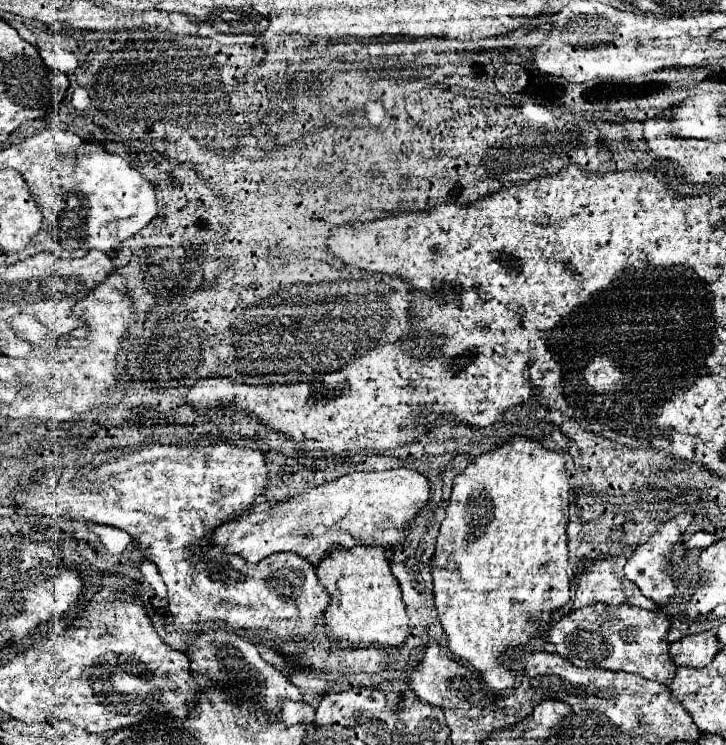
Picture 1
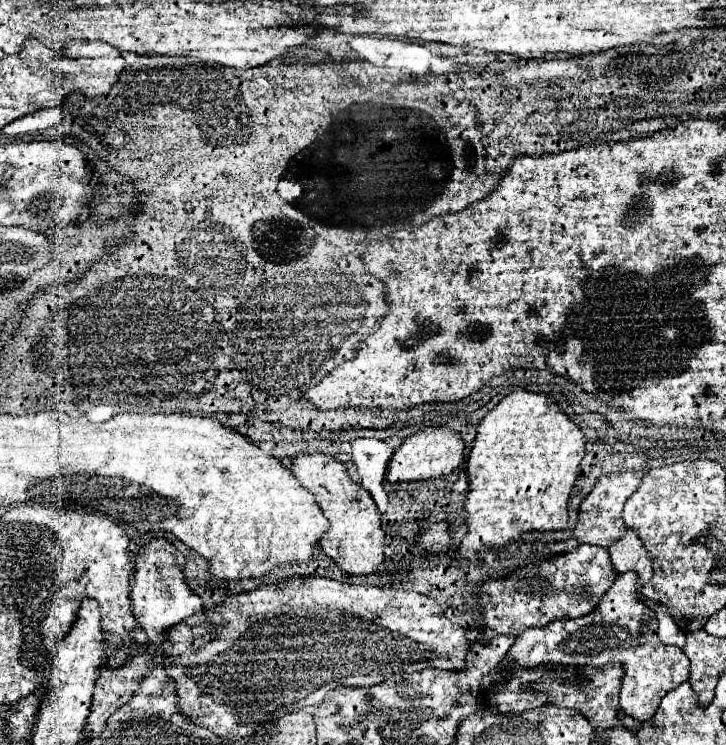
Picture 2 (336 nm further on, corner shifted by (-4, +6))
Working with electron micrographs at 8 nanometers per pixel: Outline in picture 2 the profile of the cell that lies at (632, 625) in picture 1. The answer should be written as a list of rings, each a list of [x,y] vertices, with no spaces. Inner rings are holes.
[[[621,573],[611,589],[603,595],[597,609],[577,619],[559,619],[545,627],[533,627],[523,631],[505,661],[507,665],[539,667],[539,665],[593,665],[621,663],[625,669],[621,687],[621,711],[641,723],[649,721],[661,699],[677,685],[689,679],[689,659],[683,649],[663,645],[657,637],[655,613],[637,597],[637,573]]]

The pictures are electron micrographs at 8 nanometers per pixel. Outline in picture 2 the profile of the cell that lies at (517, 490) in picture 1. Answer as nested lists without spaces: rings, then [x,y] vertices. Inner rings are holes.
[[[513,389],[511,393],[507,393],[499,405],[495,405],[479,423],[477,427],[477,437],[473,441],[473,447],[471,447],[471,453],[469,453],[469,459],[467,459],[467,477],[469,477],[469,495],[467,495],[467,503],[465,503],[465,521],[469,525],[469,531],[467,535],[463,537],[461,541],[461,557],[469,559],[469,561],[477,561],[479,559],[479,553],[483,549],[497,549],[497,547],[505,547],[507,543],[519,539],[523,533],[527,531],[559,531],[559,529],[567,529],[569,523],[567,523],[567,501],[569,501],[569,493],[571,493],[571,487],[577,479],[577,467],[581,463],[585,455],[585,437],[579,429],[577,423],[573,423],[565,413],[563,409],[557,405],[557,401],[549,395],[543,395],[543,393],[533,393],[533,391],[527,391],[527,389]]]

